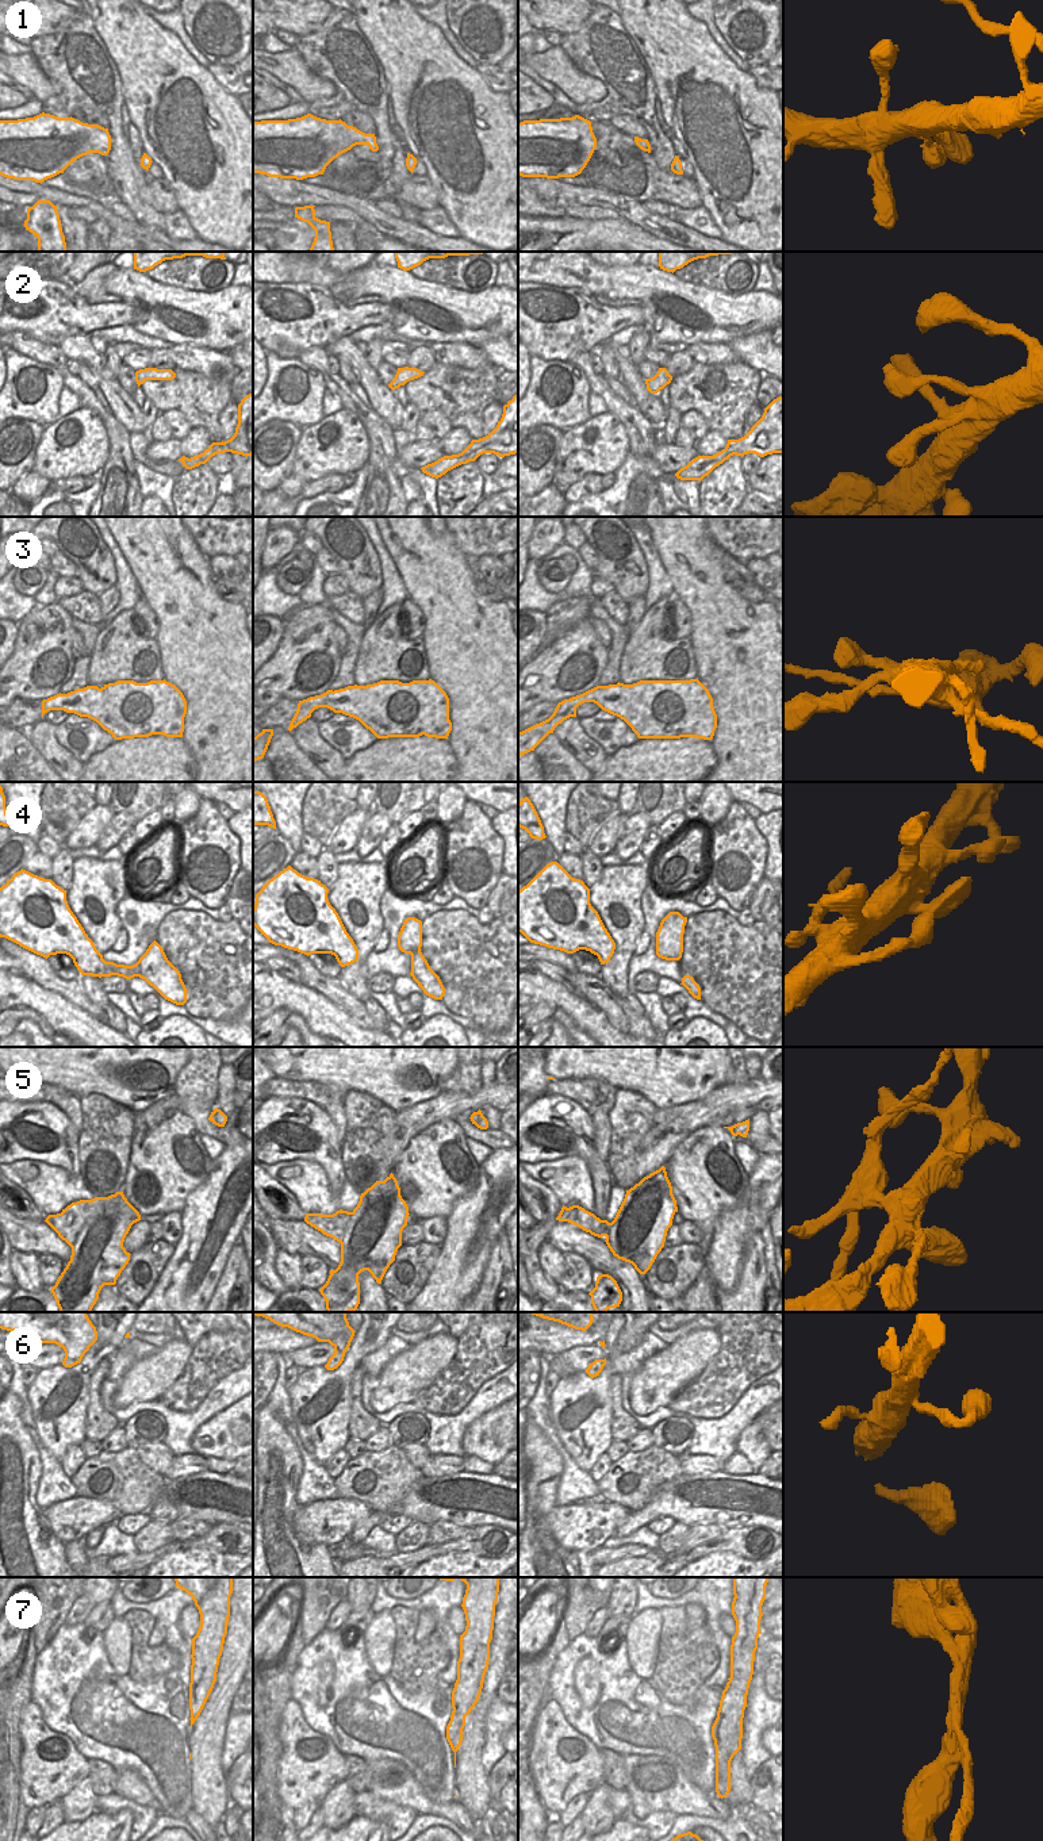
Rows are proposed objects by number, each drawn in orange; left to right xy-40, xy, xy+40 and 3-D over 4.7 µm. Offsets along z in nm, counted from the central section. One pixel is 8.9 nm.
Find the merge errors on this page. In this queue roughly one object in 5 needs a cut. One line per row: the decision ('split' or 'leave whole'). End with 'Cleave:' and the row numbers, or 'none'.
1: leave whole
2: leave whole
3: leave whole
4: leave whole
5: split
6: leave whole
7: split
Cleave: 5, 7

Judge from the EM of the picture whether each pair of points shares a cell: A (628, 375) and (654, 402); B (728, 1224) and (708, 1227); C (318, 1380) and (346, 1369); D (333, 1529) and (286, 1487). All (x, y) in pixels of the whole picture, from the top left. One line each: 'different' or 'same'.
A: same
B: different
C: same
D: different

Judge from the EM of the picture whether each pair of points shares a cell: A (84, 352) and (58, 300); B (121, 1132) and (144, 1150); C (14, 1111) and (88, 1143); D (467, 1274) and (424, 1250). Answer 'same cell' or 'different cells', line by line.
A: different cells
B: different cells
C: different cells
D: different cells

